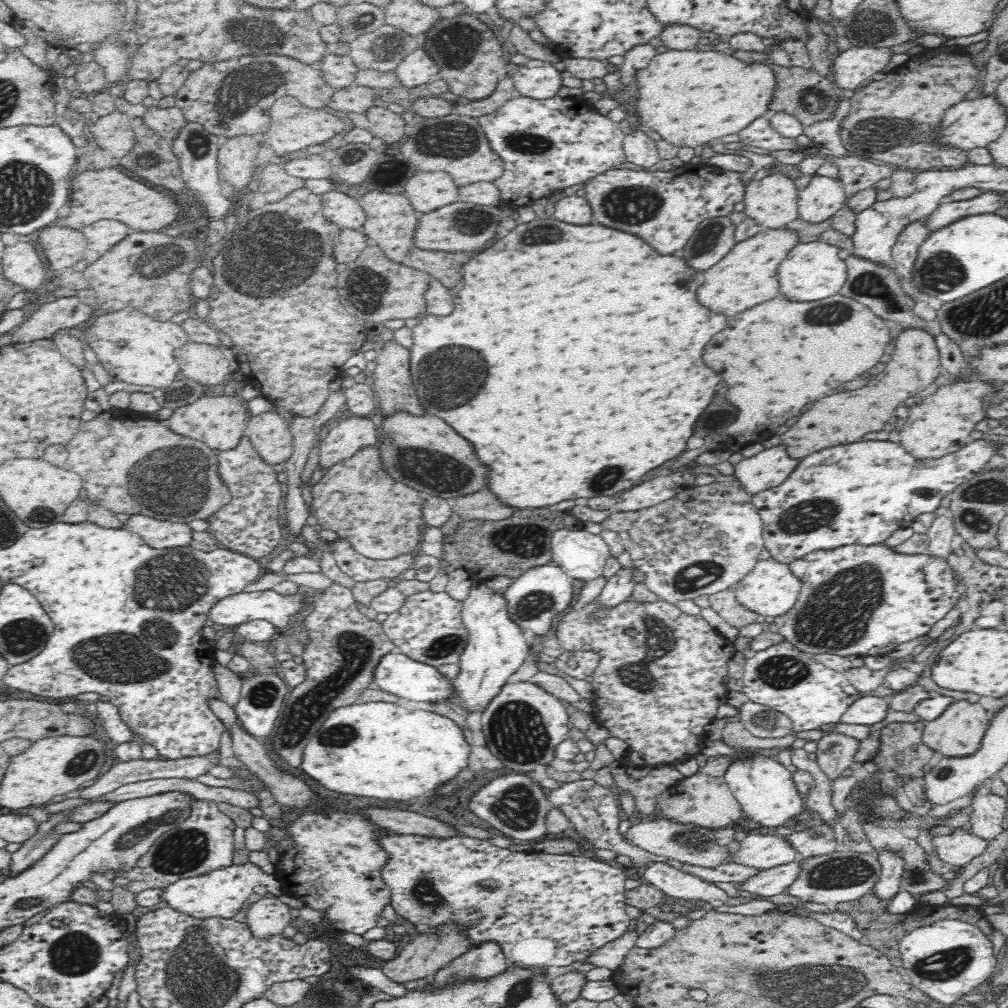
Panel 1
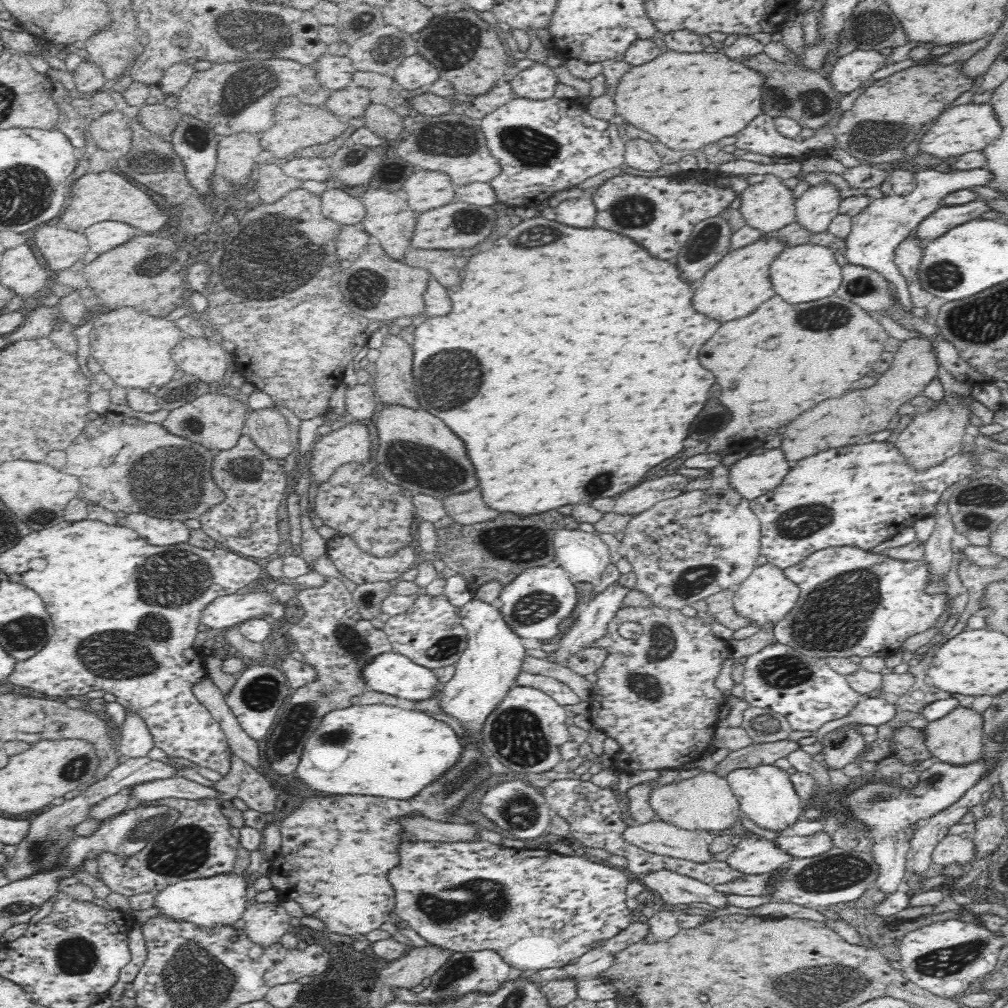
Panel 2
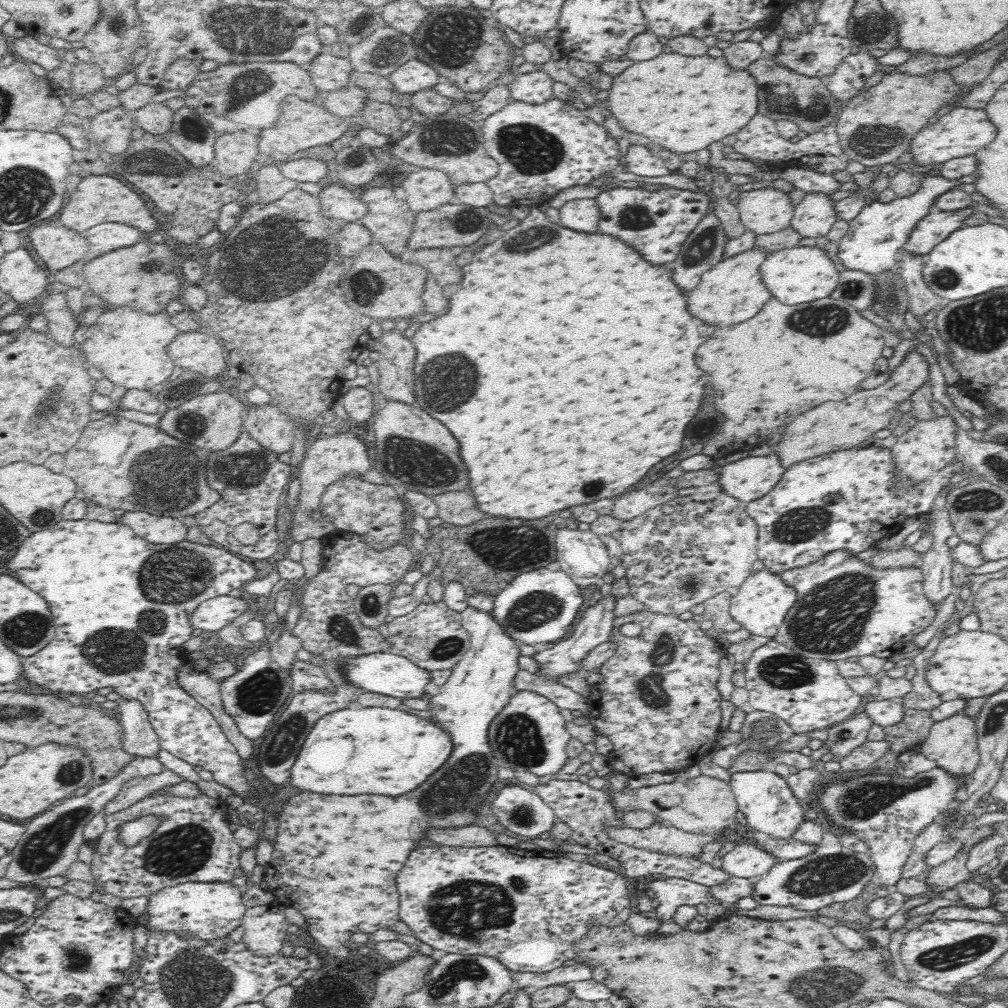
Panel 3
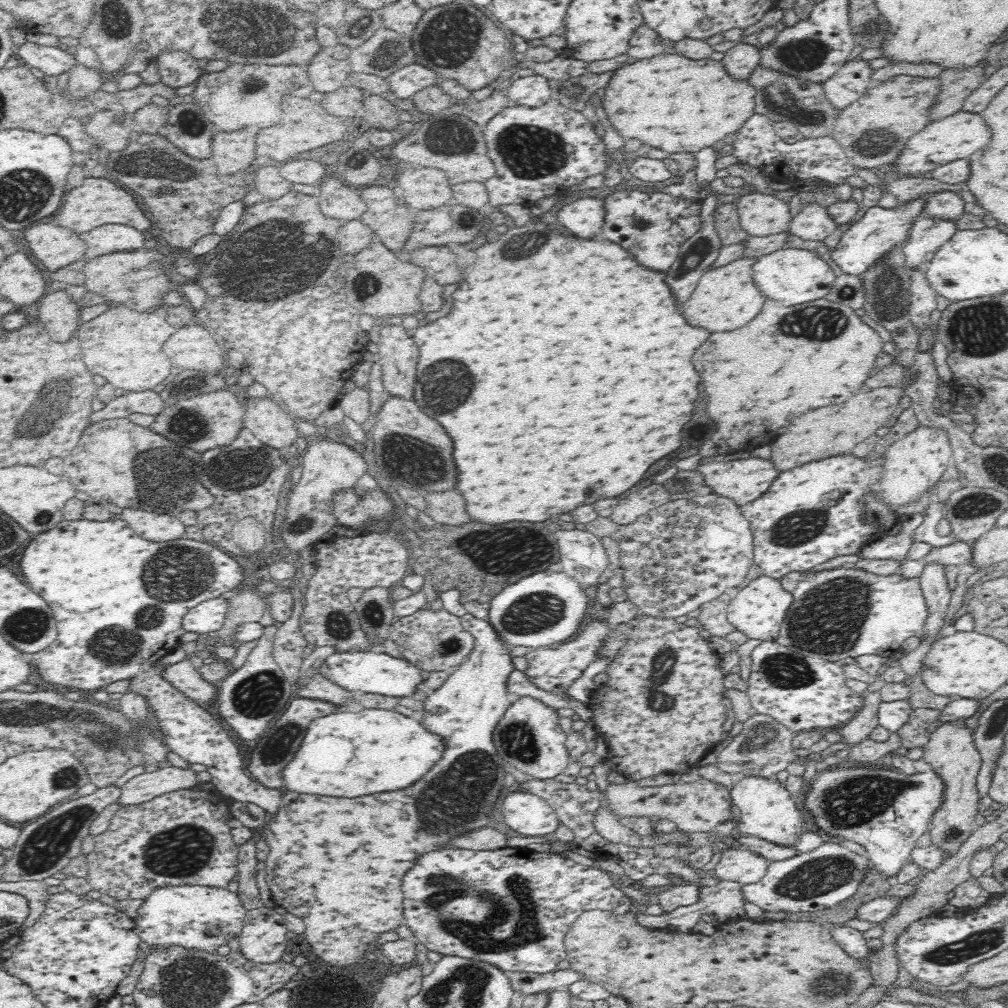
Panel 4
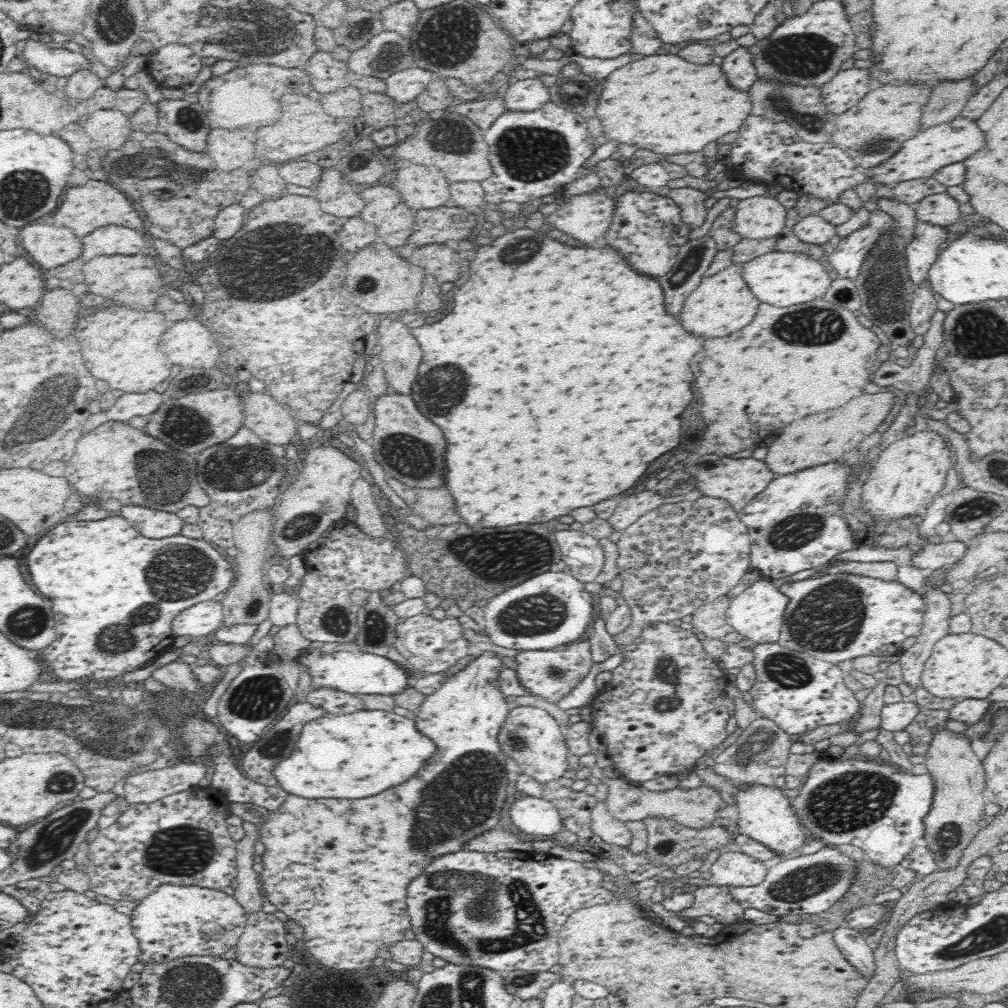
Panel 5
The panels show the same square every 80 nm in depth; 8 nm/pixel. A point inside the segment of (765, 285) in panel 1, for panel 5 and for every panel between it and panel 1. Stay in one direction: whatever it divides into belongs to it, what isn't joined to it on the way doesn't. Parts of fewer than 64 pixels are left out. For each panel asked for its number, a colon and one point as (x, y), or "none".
2: (734, 286)
3: (732, 291)
4: (726, 298)
5: (722, 304)

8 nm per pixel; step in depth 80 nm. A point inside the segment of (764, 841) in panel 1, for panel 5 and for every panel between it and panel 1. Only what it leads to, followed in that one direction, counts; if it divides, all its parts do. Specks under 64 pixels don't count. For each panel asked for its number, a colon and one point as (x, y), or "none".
2: (753, 855)
3: (746, 860)
4: (735, 865)
5: (733, 869)

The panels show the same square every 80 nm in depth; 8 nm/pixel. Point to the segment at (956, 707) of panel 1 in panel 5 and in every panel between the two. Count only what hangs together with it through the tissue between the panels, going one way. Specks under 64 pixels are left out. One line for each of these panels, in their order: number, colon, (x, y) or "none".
2: (956, 738)
3: (952, 745)
4: (950, 751)
5: (958, 802)

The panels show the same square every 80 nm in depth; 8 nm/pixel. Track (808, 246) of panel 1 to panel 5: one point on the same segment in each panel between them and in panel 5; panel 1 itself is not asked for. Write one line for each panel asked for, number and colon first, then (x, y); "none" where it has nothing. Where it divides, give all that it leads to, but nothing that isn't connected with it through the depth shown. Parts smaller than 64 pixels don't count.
2: (806, 272)
3: (801, 274)
4: (792, 276)
5: (781, 278)

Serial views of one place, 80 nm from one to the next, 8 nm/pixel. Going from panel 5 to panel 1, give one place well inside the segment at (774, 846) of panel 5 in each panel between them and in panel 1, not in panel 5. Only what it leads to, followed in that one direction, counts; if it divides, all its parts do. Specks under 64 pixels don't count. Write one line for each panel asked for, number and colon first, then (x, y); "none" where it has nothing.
1: (764, 788)
2: (766, 795)
3: (770, 808)
4: (767, 810)

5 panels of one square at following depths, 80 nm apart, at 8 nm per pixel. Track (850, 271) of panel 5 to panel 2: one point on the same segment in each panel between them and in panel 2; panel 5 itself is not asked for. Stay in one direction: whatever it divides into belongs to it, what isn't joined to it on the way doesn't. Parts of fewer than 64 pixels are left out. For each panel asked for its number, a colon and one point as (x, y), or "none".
2: (875, 233)
3: (873, 243)
4: (867, 240)

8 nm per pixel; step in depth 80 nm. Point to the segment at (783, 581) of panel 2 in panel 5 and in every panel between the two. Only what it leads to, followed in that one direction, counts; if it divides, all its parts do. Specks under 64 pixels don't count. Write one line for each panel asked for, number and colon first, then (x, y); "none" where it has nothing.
3: (763, 599)
4: (758, 610)
5: (758, 613)

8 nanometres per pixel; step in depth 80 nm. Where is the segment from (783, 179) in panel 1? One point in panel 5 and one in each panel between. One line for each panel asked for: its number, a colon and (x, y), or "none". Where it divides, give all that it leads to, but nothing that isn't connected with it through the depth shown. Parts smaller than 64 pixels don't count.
2: (767, 206)
3: (764, 211)
4: (760, 214)
5: (759, 217)

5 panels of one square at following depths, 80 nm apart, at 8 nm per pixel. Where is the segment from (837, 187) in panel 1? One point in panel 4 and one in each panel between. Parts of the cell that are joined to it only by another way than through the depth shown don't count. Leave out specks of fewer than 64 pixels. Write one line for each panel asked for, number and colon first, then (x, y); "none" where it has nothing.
2: (814, 210)
3: (814, 217)
4: (812, 223)

